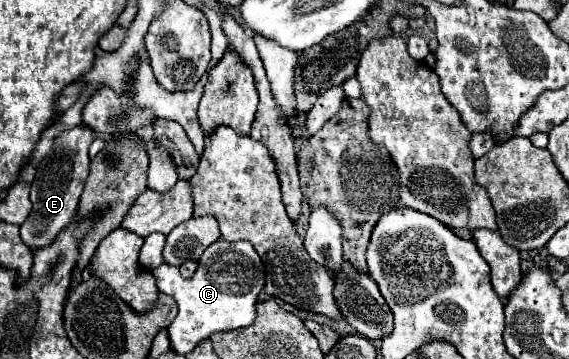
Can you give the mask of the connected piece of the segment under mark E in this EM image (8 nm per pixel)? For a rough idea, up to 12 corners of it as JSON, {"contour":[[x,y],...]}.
{"contour":[[95,130],[53,140],[31,184],[29,248],[55,240],[77,212]]}

